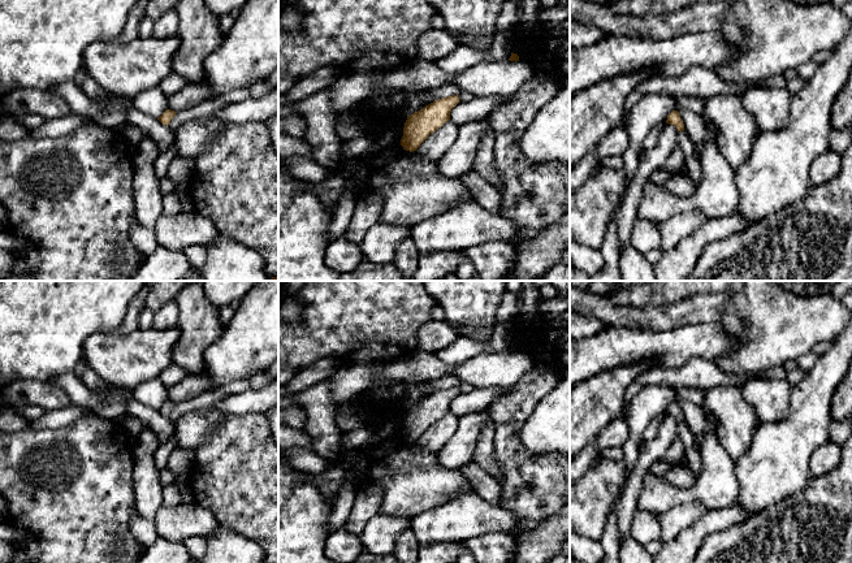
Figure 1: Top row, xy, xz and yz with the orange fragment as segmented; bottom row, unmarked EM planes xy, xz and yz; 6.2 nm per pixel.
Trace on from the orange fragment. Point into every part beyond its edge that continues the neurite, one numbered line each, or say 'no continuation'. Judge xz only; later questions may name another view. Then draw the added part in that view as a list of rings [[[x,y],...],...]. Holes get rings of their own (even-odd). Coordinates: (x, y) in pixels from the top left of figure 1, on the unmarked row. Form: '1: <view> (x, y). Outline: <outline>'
no continuation

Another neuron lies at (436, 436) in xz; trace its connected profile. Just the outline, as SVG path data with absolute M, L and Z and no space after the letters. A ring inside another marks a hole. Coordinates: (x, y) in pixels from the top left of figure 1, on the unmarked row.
M447 412L438 421L431 425L414 443L421 451L434 456L437 451L457 432L457 428L458 428L458 417L451 412Z

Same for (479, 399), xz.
M479 387L459 393L450 403L450 412L457 417L486 411L492 402L505 393L503 387Z

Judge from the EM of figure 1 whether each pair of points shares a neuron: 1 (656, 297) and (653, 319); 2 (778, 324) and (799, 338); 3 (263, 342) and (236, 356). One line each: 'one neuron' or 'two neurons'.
1: two neurons
2: one neuron
3: one neuron

